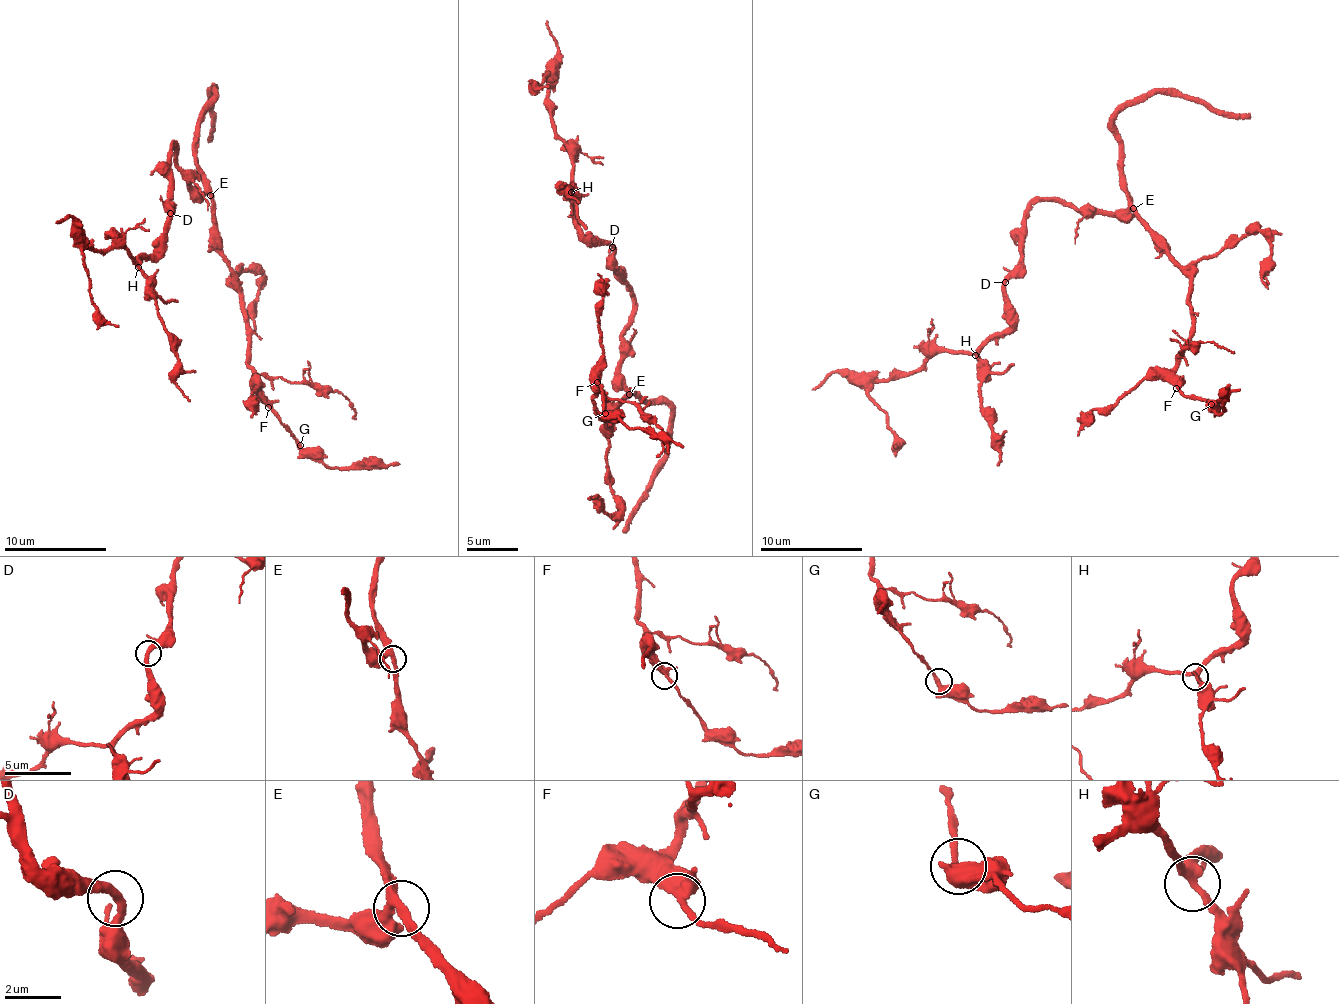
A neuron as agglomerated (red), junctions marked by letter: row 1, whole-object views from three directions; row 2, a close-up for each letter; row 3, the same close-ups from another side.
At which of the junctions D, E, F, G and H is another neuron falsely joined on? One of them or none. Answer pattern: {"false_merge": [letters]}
{"false_merge": []}

